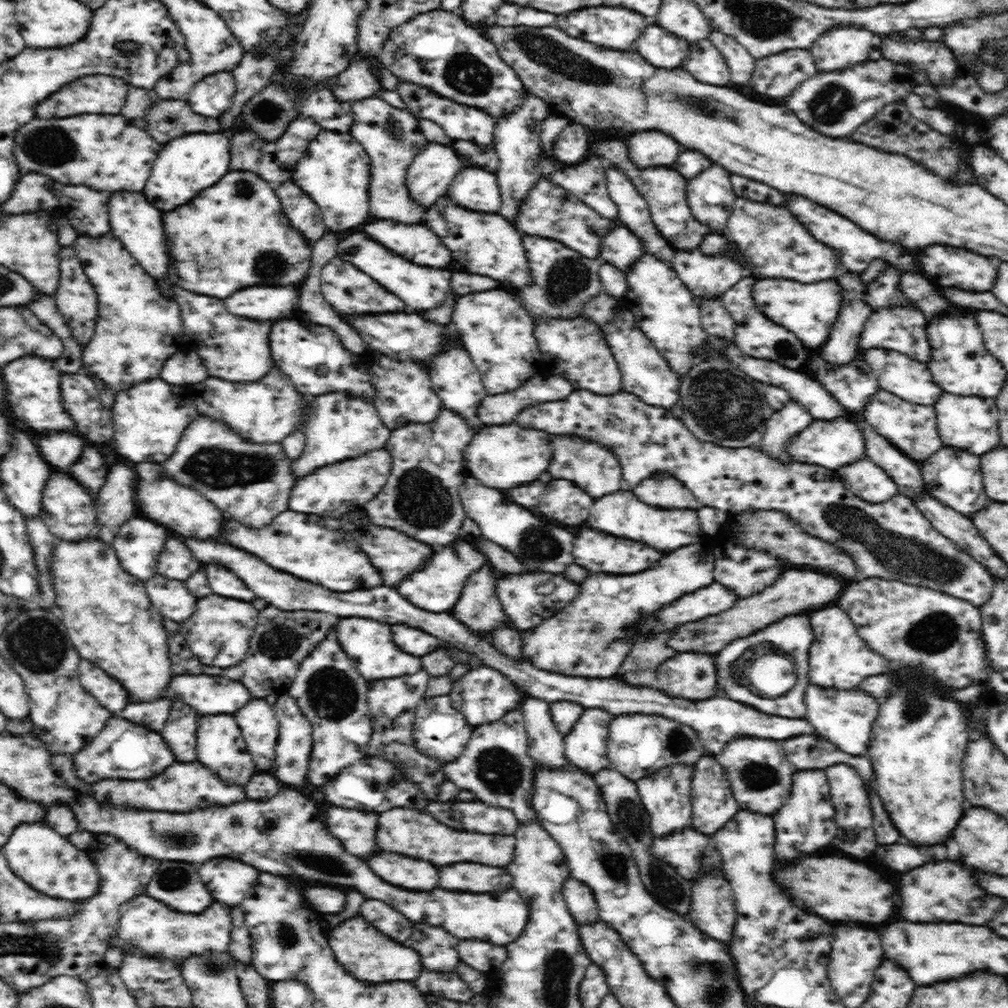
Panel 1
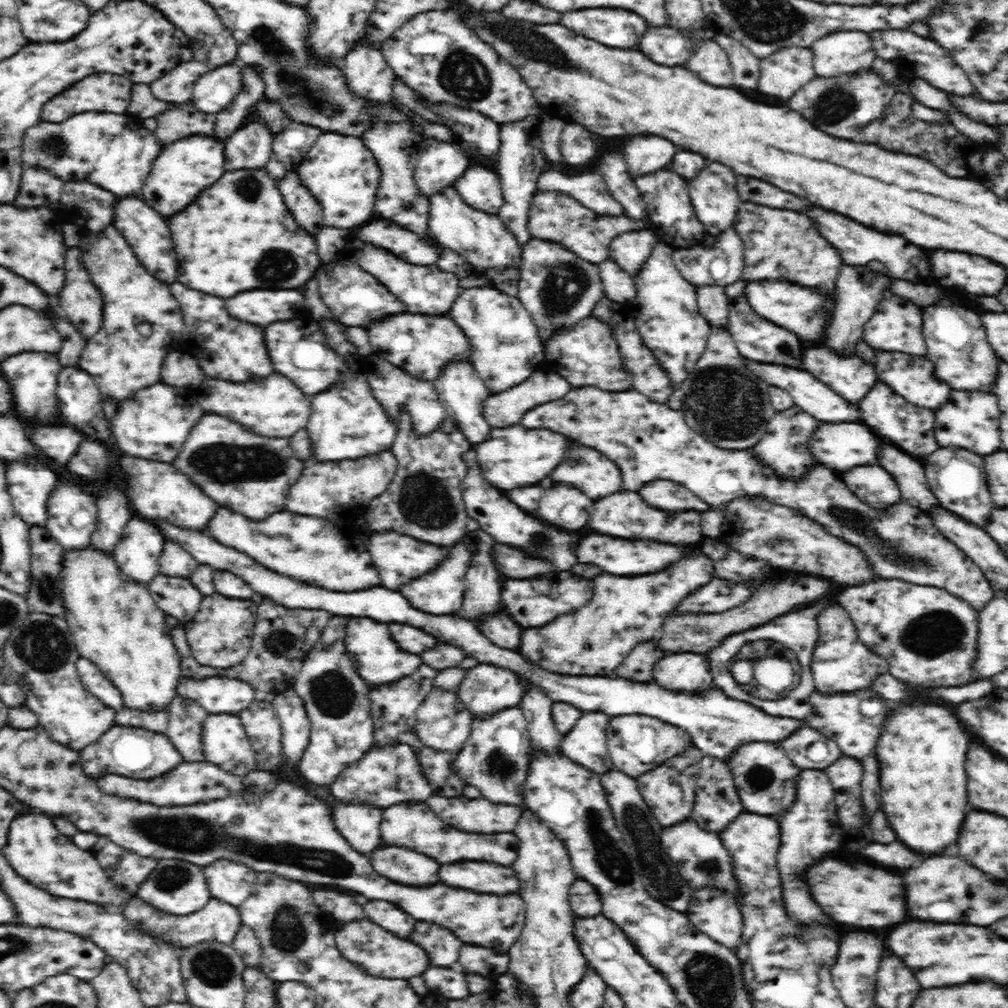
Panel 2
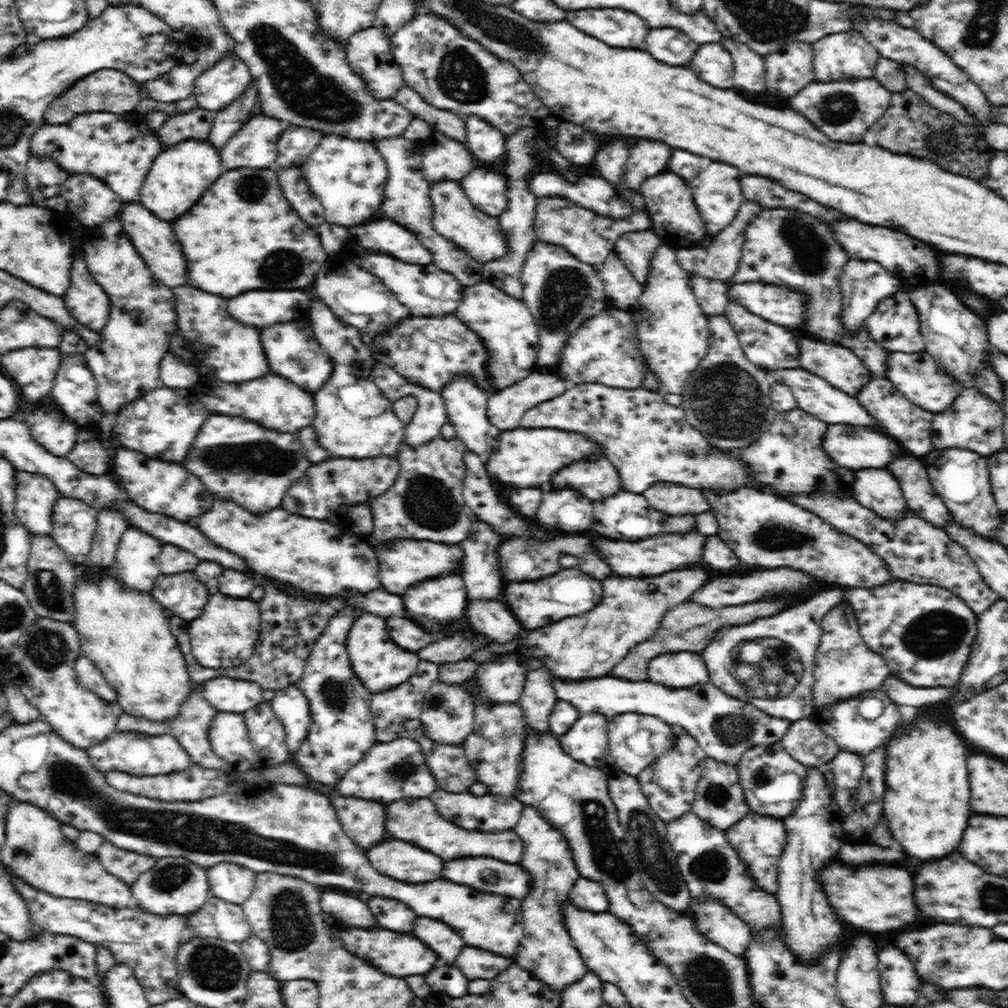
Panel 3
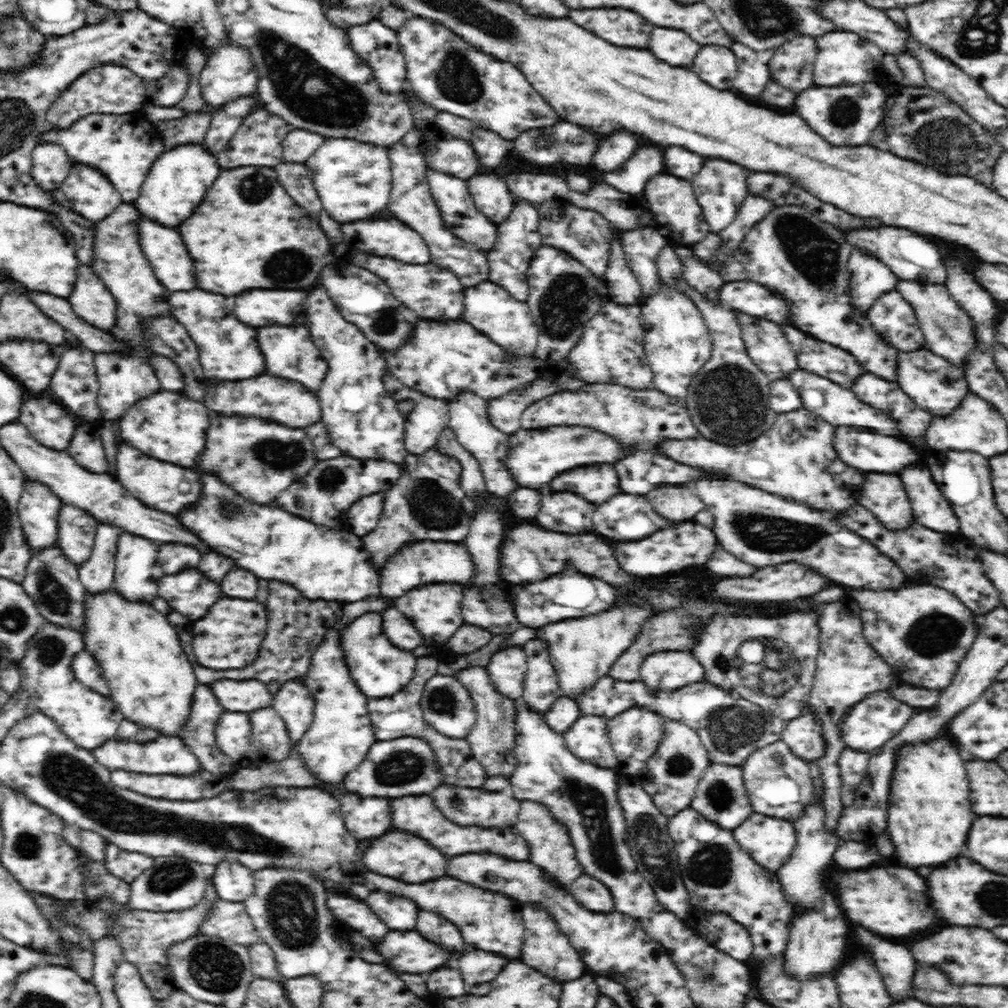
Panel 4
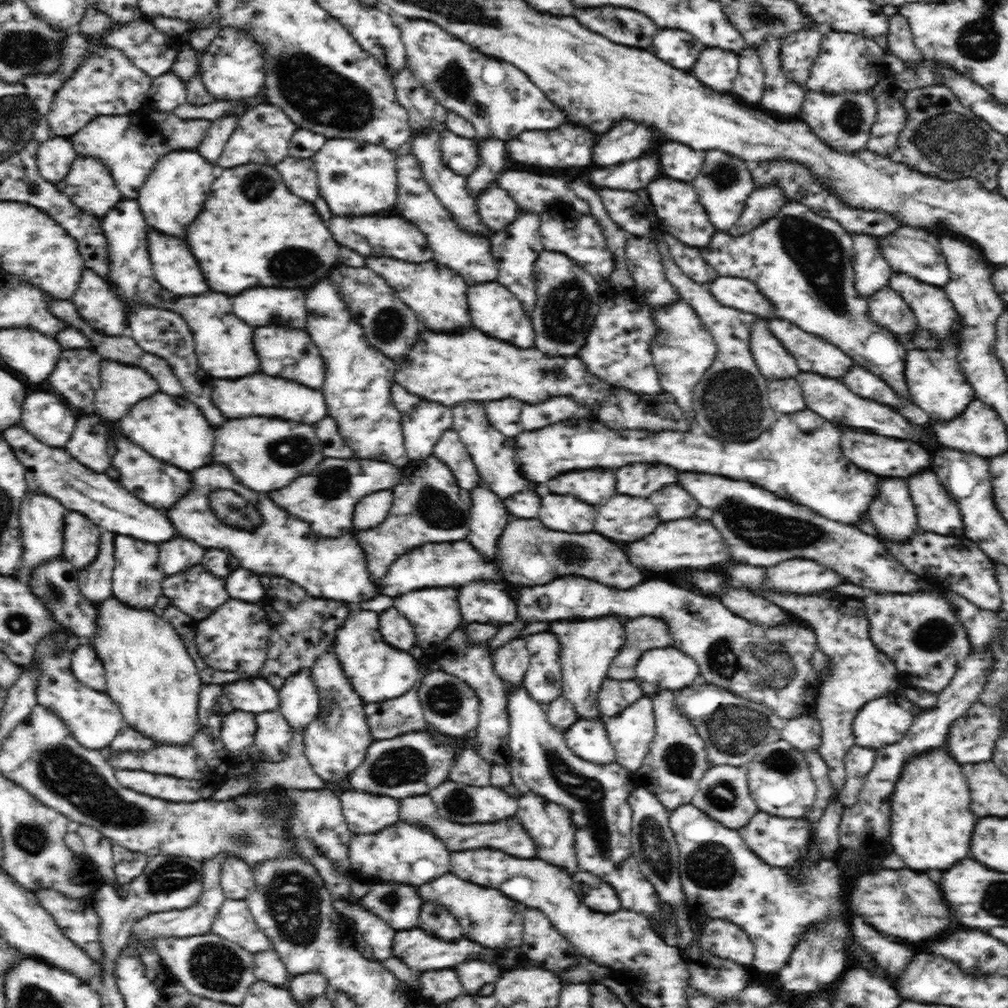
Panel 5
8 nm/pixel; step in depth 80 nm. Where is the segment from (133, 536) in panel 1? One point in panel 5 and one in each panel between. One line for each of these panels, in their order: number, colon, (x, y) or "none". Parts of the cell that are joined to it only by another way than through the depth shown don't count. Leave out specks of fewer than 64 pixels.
2: (136, 553)
3: (136, 563)
4: (137, 572)
5: (137, 577)

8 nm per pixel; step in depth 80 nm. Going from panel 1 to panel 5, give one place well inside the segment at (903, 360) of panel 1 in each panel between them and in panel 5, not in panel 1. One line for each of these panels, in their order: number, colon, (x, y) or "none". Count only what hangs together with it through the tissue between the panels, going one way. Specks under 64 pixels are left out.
2: (912, 376)
3: (922, 380)
4: (934, 384)
5: (938, 385)

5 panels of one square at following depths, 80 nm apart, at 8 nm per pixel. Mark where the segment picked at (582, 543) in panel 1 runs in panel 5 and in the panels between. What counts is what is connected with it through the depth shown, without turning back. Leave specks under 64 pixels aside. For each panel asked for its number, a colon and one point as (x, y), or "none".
2: (623, 557)
3: (669, 552)
4: (688, 544)
5: (690, 543)

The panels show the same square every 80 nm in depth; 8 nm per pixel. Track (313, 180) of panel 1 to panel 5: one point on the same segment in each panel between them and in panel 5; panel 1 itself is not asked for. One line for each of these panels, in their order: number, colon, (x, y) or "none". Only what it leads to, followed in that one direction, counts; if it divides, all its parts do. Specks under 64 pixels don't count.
2: (339, 171)
3: (348, 176)
4: (353, 179)
5: (356, 178)

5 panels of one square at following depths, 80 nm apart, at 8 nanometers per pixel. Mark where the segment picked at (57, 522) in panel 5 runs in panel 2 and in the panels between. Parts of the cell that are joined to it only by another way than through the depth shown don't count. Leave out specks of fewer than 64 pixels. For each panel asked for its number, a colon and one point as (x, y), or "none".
2: (30, 483)
3: (36, 495)
4: (38, 507)

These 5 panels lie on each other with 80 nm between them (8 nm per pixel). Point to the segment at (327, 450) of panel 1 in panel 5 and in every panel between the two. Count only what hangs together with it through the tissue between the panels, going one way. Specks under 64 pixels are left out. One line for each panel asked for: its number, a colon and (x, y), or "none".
2: (347, 422)
3: (353, 419)
4: (361, 420)
5: (357, 388)

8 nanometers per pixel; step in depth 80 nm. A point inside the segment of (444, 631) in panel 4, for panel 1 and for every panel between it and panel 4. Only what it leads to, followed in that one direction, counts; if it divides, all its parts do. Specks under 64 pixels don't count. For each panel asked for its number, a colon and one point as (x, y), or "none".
1: (436, 587)
2: (440, 593)
3: (443, 600)

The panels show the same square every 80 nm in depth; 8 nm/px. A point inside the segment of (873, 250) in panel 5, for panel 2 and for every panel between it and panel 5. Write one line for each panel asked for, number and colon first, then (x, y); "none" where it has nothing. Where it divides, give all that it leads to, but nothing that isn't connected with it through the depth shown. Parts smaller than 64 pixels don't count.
2: (859, 291)
3: (864, 284)
4: (869, 278)

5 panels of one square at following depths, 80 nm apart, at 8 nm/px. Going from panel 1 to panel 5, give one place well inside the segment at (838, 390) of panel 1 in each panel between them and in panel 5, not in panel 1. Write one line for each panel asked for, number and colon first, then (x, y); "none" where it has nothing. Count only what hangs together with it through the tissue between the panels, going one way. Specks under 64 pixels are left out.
2: (851, 377)
3: (837, 364)
4: (817, 357)
5: (813, 355)

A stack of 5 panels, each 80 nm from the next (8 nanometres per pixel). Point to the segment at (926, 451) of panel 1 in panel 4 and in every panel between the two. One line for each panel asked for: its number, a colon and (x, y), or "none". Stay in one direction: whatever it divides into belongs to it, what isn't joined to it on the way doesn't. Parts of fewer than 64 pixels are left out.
2: (910, 427)
3: (890, 411)
4: (887, 397)

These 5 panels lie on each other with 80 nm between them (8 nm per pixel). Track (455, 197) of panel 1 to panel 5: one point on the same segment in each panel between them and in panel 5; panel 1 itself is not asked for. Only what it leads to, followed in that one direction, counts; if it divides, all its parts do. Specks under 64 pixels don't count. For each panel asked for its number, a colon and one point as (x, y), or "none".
2: (481, 188)
3: (488, 191)
4: (490, 194)
5: (496, 208)

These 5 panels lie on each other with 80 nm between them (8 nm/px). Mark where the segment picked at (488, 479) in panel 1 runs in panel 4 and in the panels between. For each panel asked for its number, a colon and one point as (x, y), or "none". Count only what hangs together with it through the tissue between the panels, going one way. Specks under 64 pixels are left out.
2: (516, 457)
3: (526, 458)
4: (539, 455)

